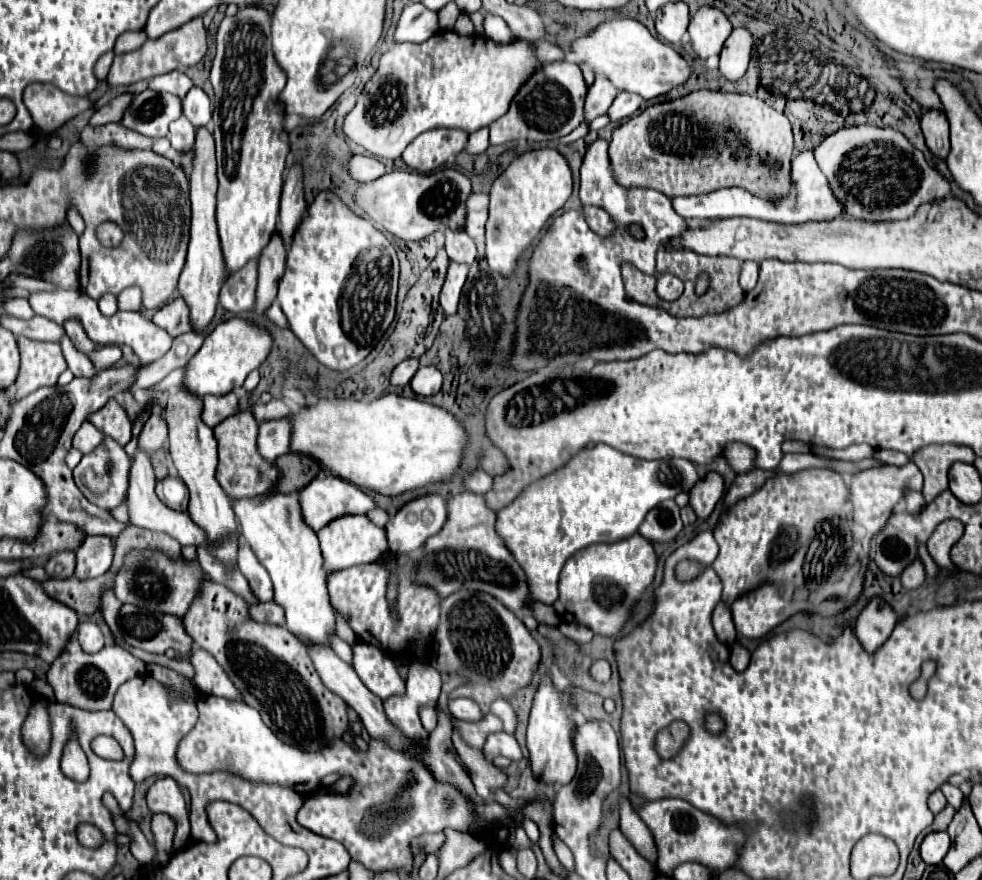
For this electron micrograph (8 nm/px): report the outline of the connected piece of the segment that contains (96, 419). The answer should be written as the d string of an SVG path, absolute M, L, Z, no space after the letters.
M110 399L104 409L98 409L90 417L90 423L94 423L104 435L116 439L122 447L132 439L132 423L126 411L116 403L116 399Z

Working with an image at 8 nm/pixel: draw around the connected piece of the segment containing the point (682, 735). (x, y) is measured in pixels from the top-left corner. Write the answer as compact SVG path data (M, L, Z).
M674 721L666 730L661 731L656 739L658 755L662 759L672 759L682 749L688 735L690 735L688 725L683 721Z

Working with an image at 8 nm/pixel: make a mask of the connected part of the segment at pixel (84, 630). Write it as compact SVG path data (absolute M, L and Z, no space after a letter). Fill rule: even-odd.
M90 621L80 623L76 637L86 653L98 653L104 647L104 637L102 637L102 631L96 623L90 623Z

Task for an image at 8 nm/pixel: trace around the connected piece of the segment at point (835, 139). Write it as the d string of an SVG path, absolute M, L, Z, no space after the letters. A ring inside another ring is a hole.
M870 125L840 129L822 141L814 149L814 155L834 195L846 207L846 215L854 219L906 219L914 215L918 205L950 195L950 181L930 167L924 153L896 129Z

